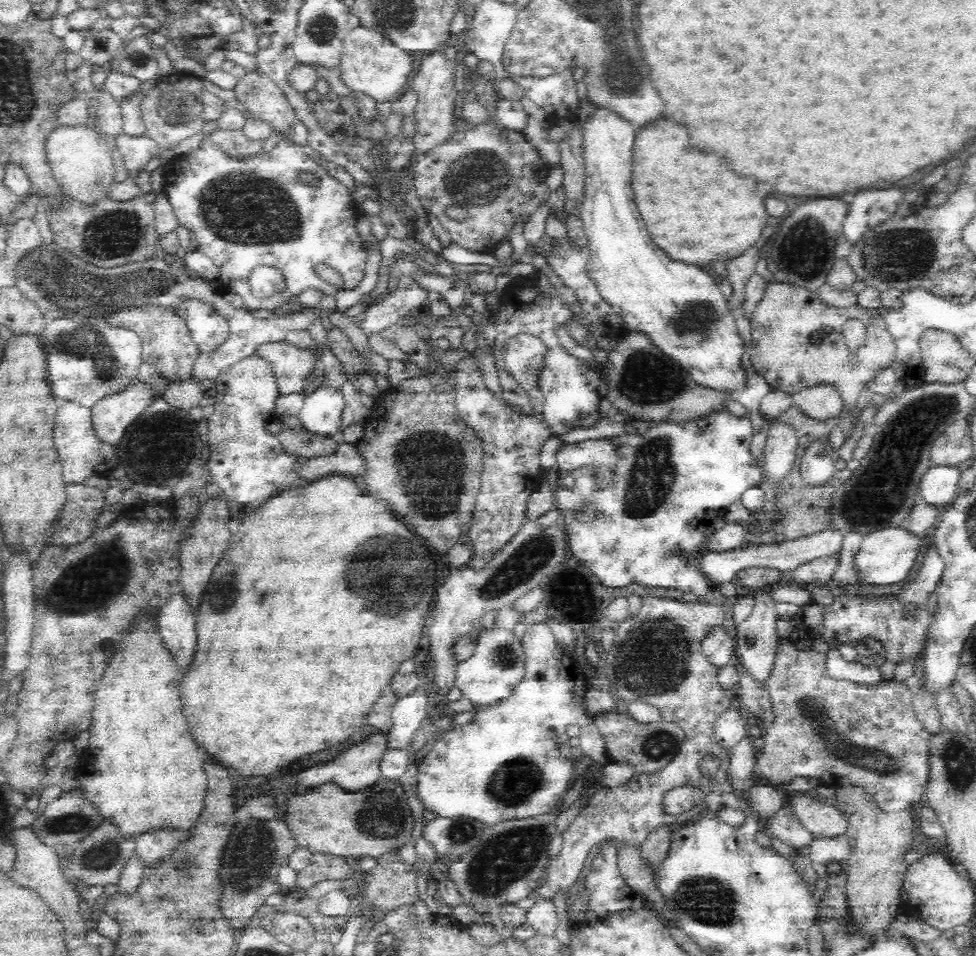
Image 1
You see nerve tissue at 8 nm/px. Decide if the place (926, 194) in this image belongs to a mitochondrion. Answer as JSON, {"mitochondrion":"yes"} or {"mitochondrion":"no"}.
{"mitochondrion":"no"}

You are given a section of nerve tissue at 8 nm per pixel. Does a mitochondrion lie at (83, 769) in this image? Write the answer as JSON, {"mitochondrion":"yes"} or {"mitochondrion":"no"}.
{"mitochondrion":"no"}

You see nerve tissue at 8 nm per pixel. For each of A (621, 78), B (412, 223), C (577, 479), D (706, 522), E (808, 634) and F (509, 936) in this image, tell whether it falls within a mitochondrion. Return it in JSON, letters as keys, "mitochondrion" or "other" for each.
{"A":"mitochondrion","B":"other","C":"other","D":"other","E":"other","F":"other"}

